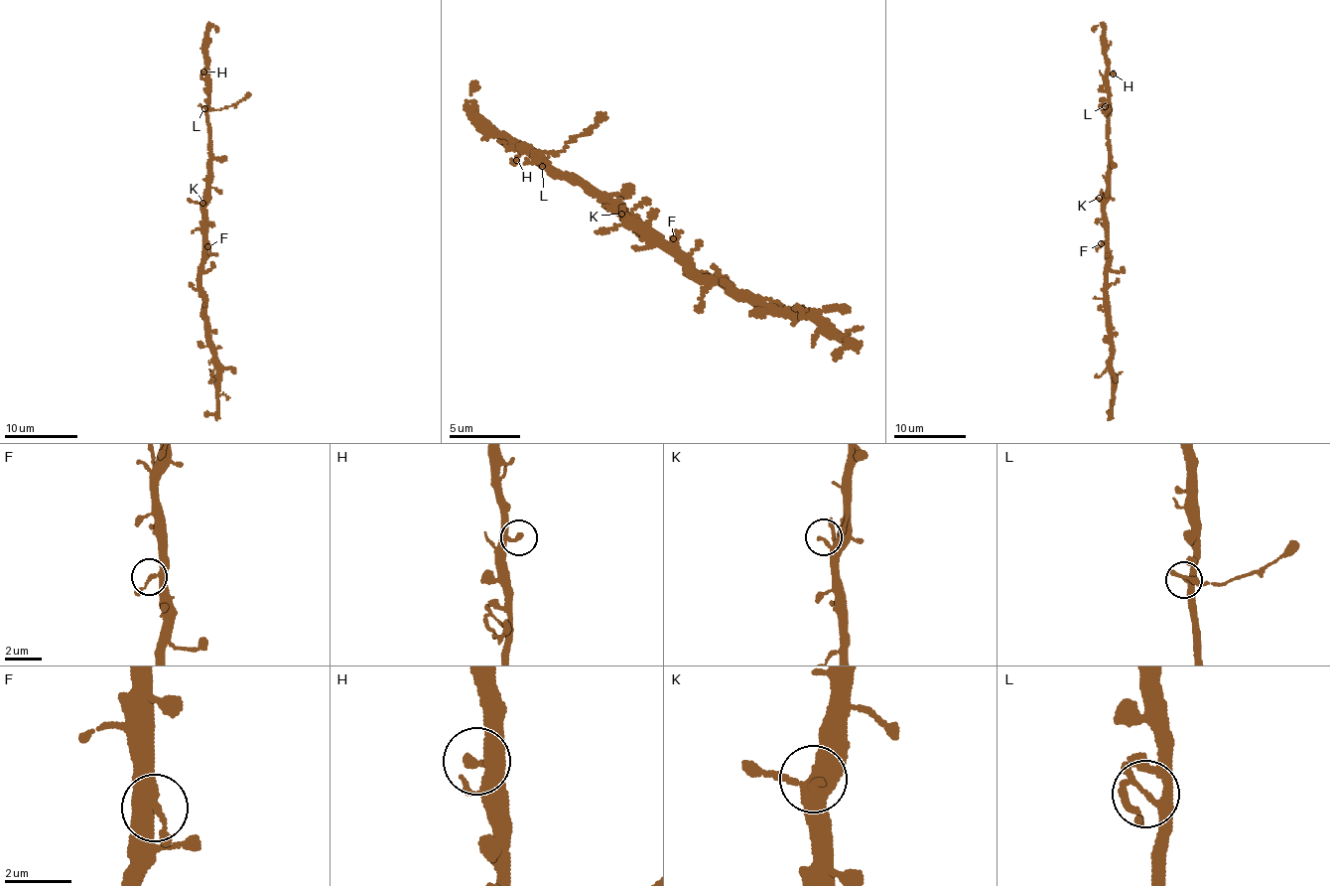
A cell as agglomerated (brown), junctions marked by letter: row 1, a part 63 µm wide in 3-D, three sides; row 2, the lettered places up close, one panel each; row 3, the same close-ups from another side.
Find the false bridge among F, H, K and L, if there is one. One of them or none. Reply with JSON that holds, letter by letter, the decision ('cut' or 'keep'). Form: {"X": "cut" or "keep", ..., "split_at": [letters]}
{"F": "keep", "H": "keep", "K": "keep", "L": "cut", "split_at": ["L"]}

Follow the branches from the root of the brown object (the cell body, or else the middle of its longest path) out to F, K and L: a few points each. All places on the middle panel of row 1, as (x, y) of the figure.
F: (644, 232), (665, 246), (670, 246), (673, 238)
K: (644, 232), (621, 214)
L: (644, 232), (611, 207), (606, 199), (573, 177), (565, 178), (541, 167)

